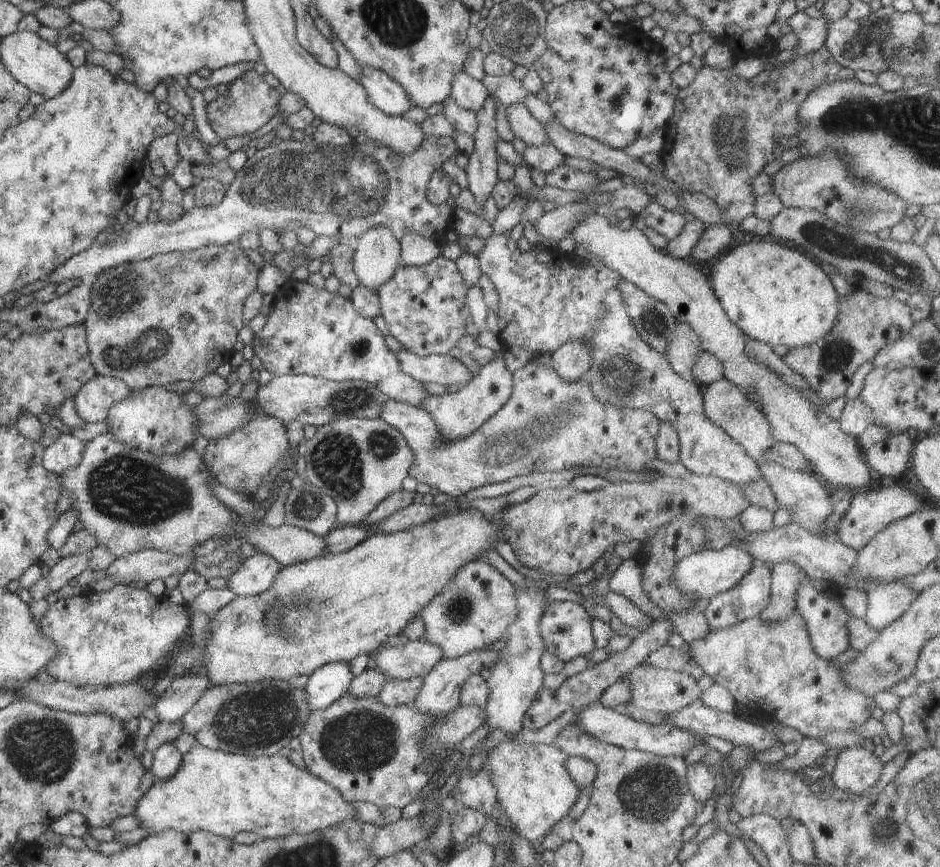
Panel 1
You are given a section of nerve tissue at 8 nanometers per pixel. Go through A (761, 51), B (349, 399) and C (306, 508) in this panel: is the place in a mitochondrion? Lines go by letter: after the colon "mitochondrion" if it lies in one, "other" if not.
A: other
B: mitochondrion
C: mitochondrion

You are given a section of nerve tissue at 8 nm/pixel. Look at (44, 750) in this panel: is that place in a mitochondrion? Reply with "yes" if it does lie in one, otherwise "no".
yes

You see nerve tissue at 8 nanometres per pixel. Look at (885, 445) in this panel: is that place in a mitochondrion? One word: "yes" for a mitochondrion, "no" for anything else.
no

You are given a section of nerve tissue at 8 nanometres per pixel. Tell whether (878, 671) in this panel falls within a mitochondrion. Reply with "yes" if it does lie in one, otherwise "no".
yes

